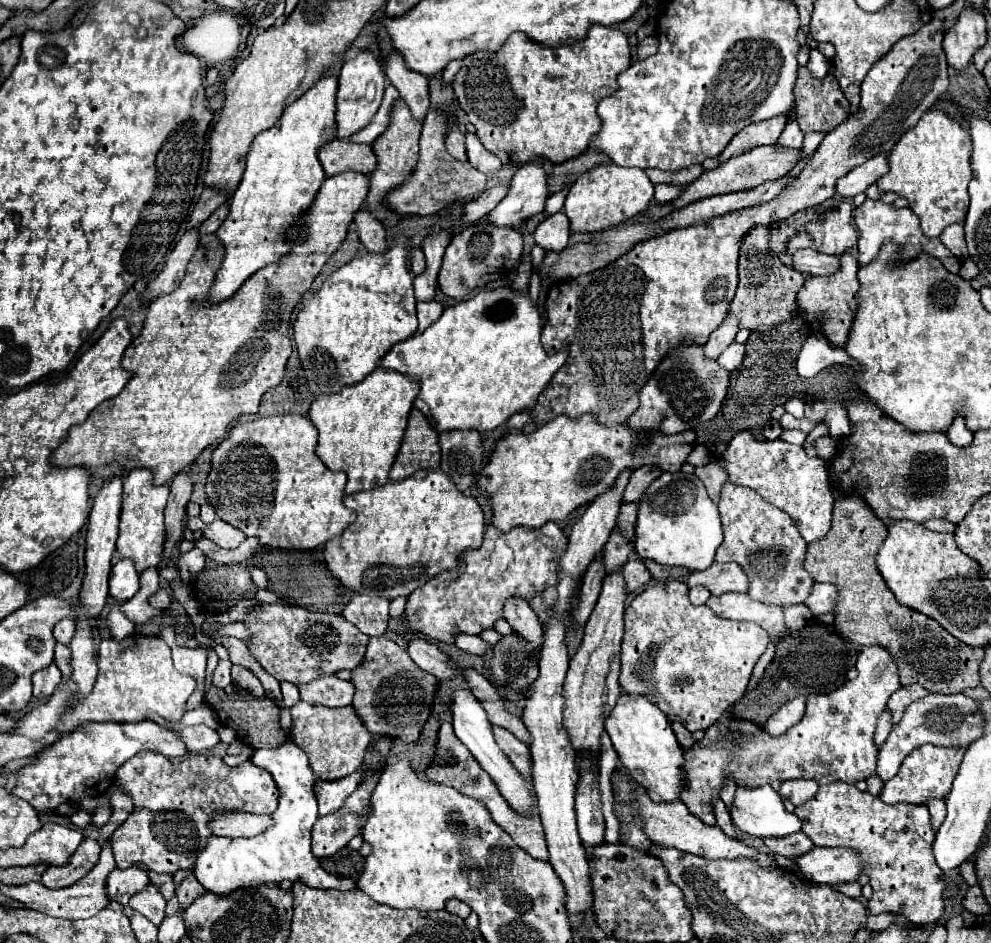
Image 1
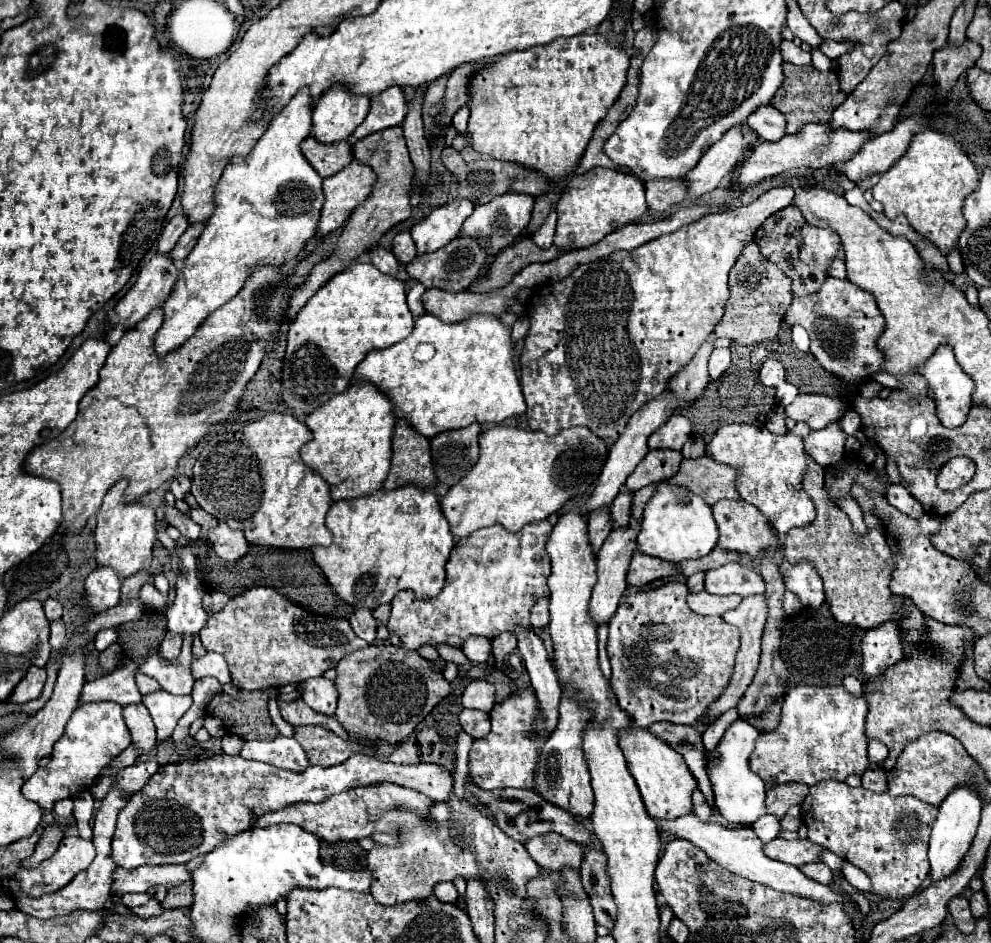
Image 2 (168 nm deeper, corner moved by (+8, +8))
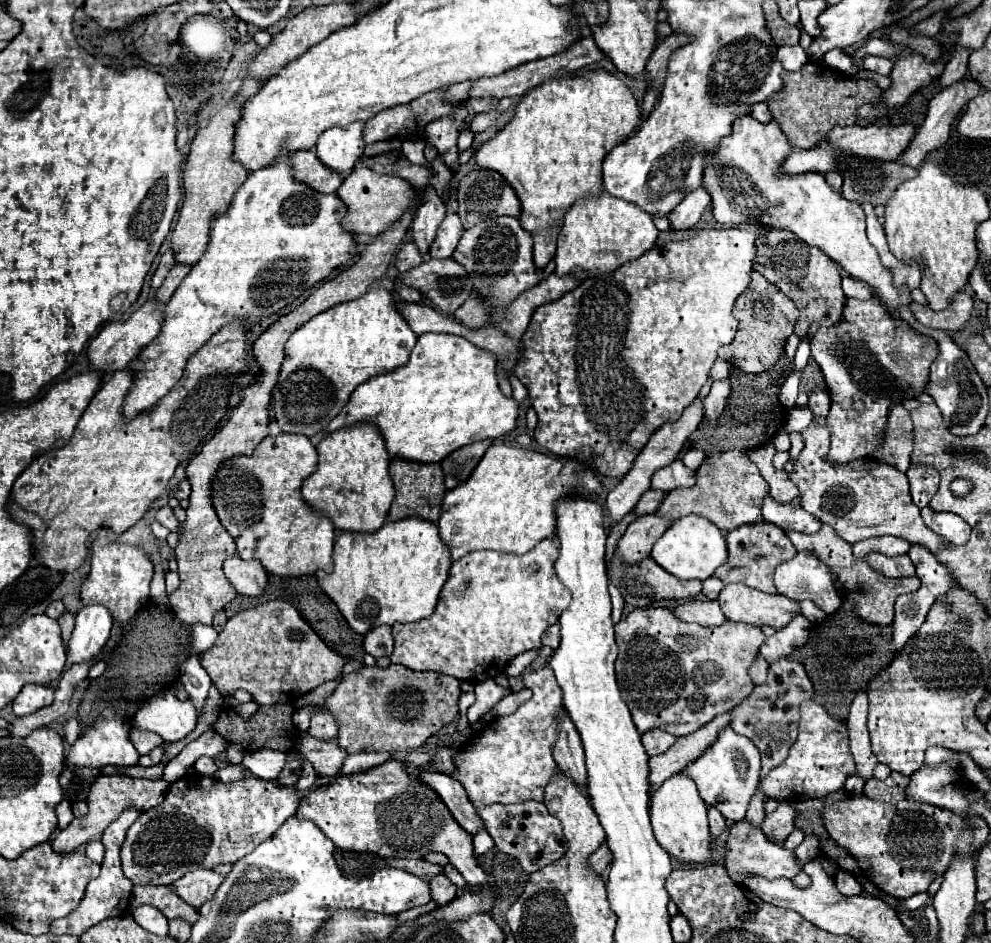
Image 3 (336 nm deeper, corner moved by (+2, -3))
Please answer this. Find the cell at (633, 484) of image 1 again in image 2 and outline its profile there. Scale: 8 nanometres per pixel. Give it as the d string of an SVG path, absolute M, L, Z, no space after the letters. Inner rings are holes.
M650 450L636 466L636 470L628 476L624 486L628 490L640 490L648 484L668 480L678 472L682 458L684 456L678 450Z

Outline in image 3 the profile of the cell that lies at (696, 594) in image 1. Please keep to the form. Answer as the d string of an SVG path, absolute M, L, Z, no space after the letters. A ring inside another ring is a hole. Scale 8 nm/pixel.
M710 577L706 581L702 581L702 593L708 597L708 599L718 599L718 593L722 591L724 583L716 577Z

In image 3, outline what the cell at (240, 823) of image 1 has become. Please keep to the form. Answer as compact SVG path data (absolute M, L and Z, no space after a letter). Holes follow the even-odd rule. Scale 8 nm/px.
M390 759L384 765L372 767L364 773L340 777L330 785L310 791L302 799L302 803L296 811L296 819L310 819L318 829L322 829L322 833L336 847L346 849L346 851L376 853L380 857L404 857L404 859L422 859L430 851L444 853L474 891L484 891L490 887L488 875L484 873L484 869L478 867L478 863L474 859L472 835L466 833L454 821L448 807L442 803L442 799L438 799L438 795L434 795L434 791L430 791L430 787L426 787L424 783L418 783L416 777L408 775L408 769L402 765L402 761Z

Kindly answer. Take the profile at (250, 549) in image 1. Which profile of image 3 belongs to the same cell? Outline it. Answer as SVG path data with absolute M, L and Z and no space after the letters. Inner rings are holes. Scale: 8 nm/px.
M168 505L162 507L162 509L156 513L156 521L162 523L164 527L168 527L168 529L174 531L174 533L180 533L180 531L182 531L182 525L178 523L178 519L174 517L174 513L172 513L172 509L170 509Z

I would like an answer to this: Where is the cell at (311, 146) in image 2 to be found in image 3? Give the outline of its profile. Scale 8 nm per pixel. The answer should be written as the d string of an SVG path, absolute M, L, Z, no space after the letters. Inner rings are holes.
M310 149L308 151L296 151L290 157L290 161L294 165L296 179L302 183L308 183L312 189L316 189L320 193L336 193L344 181L342 173L336 173L330 167L322 165L322 161Z

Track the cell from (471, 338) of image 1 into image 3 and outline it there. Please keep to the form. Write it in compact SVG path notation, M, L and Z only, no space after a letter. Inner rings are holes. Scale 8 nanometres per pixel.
M424 333L418 337L406 365L370 377L336 415L326 433L354 421L376 423L390 457L406 455L420 463L436 463L462 445L496 439L516 427L518 403L506 397L496 381L496 355L458 335Z

